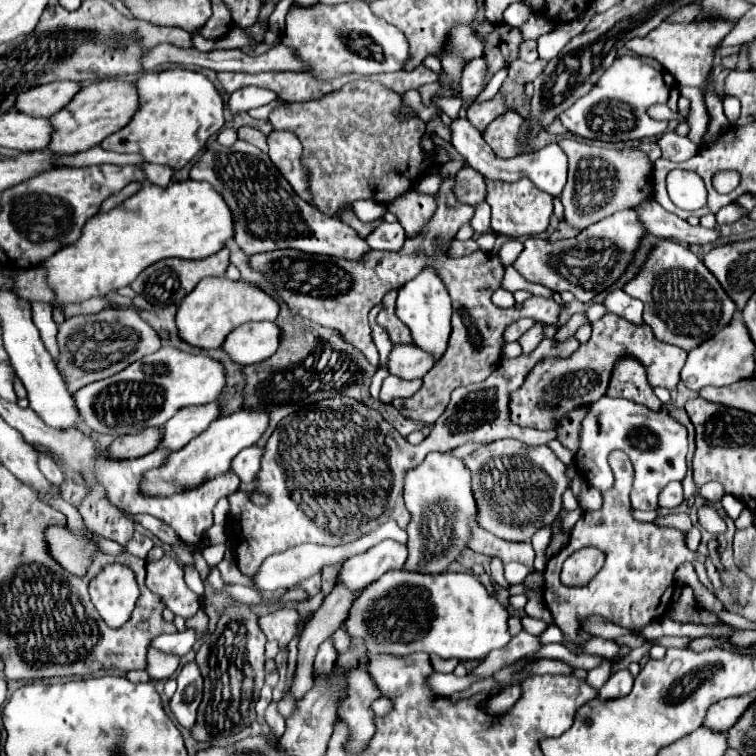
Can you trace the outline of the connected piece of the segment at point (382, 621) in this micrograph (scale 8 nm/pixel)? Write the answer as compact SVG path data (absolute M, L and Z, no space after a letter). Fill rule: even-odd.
M390 571L362 591L354 603L354 609L350 609L350 617L346 619L344 627L348 635L362 637L366 641L366 649L372 653L410 655L424 651L436 653L444 659L456 657L458 661L482 661L490 651L506 647L512 639L508 633L508 617L508 609L498 603L498 599L490 595L472 573L448 571L440 575L422 575L410 571Z

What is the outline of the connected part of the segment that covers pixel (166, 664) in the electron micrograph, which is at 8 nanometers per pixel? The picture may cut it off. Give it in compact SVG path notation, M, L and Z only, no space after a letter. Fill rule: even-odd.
M150 647L148 649L148 667L146 667L146 673L158 681L158 679L170 679L174 675L174 671L178 669L180 665L180 657L178 655L172 655L172 653L164 653L160 649L154 649Z

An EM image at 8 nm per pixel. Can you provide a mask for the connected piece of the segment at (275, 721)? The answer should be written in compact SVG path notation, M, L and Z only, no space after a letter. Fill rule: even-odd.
M277 702L270 703L265 711L264 719L272 730L272 739L277 741L285 731L285 718L279 714Z

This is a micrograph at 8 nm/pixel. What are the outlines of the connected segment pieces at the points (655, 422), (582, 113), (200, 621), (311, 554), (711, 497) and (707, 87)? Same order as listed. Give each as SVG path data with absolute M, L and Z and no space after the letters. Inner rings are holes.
M602 397L592 403L588 415L582 421L580 449L574 457L576 471L596 489L606 491L614 483L614 475L608 467L610 451L624 451L632 463L636 463L636 487L632 487L632 507L642 511L658 509L658 493L670 481L682 481L686 475L688 431L686 427L664 411L650 411L628 399Z
M624 55L614 61L610 69L600 77L598 85L590 91L590 95L578 99L570 109L558 115L566 131L584 137L584 139L598 139L606 143L626 143L644 137L658 137L666 131L666 121L654 121L646 109L656 103L666 103L668 107L676 109L676 101L680 97L676 81L670 77L666 83L666 73L650 67L640 57Z
M199 609L193 618L187 620L187 626L197 632L198 639L202 639L208 631L209 618L204 609Z
M386 521L384 525L380 525L376 531L368 533L366 537L350 543L350 545L338 545L338 547L326 547L326 545L300 545L298 549L288 549L284 553L278 553L278 555L270 555L268 559L264 559L264 563L260 565L258 573L252 577L252 583L260 589L260 591L276 591L280 587L296 587L302 579L308 579L312 577L314 573L318 573L324 565L332 565L332 563L338 563L342 561L344 557L352 557L352 555L358 555L374 545L378 545L382 539L394 539L398 543L406 543L406 531L400 529L396 525L396 521Z
M712 481L712 483L702 485L700 495L702 495L708 503L716 503L716 501L722 499L722 495L724 495L724 487L722 487L718 481Z
M702 17L690 25L666 25L666 23L662 23L662 25L658 25L658 29L652 29L652 33L648 33L644 37L634 37L626 43L626 49L634 51L636 55L656 59L666 71L670 71L674 77L678 77L680 85L704 89L706 107L708 107L708 113L712 117L710 129L704 137L704 145L712 145L728 129L728 119L724 117L724 111L722 111L722 97L712 91L710 71L712 71L712 61L714 61L716 49L720 47L722 39L734 29L734 25L736 25L736 21L728 21L722 17Z

